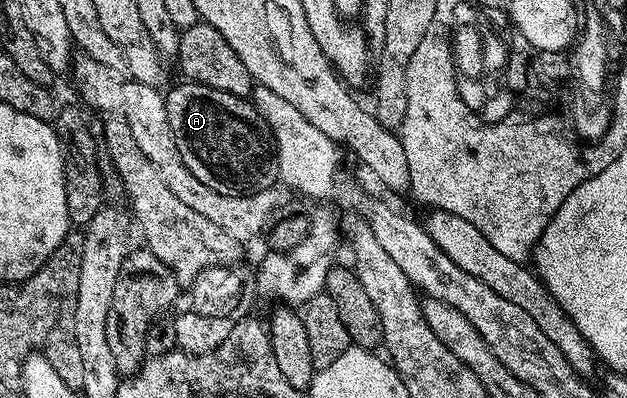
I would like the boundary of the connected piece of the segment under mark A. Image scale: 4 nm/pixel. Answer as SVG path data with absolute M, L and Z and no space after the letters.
M180 81L177 87L166 91L164 104L170 129L174 133L174 145L178 145L178 153L182 153L186 169L190 169L190 173L194 173L202 185L210 185L210 189L223 195L253 195L256 191L277 186L280 170L272 133L268 130L268 122L247 98L222 93L222 89L210 89L210 85Z

